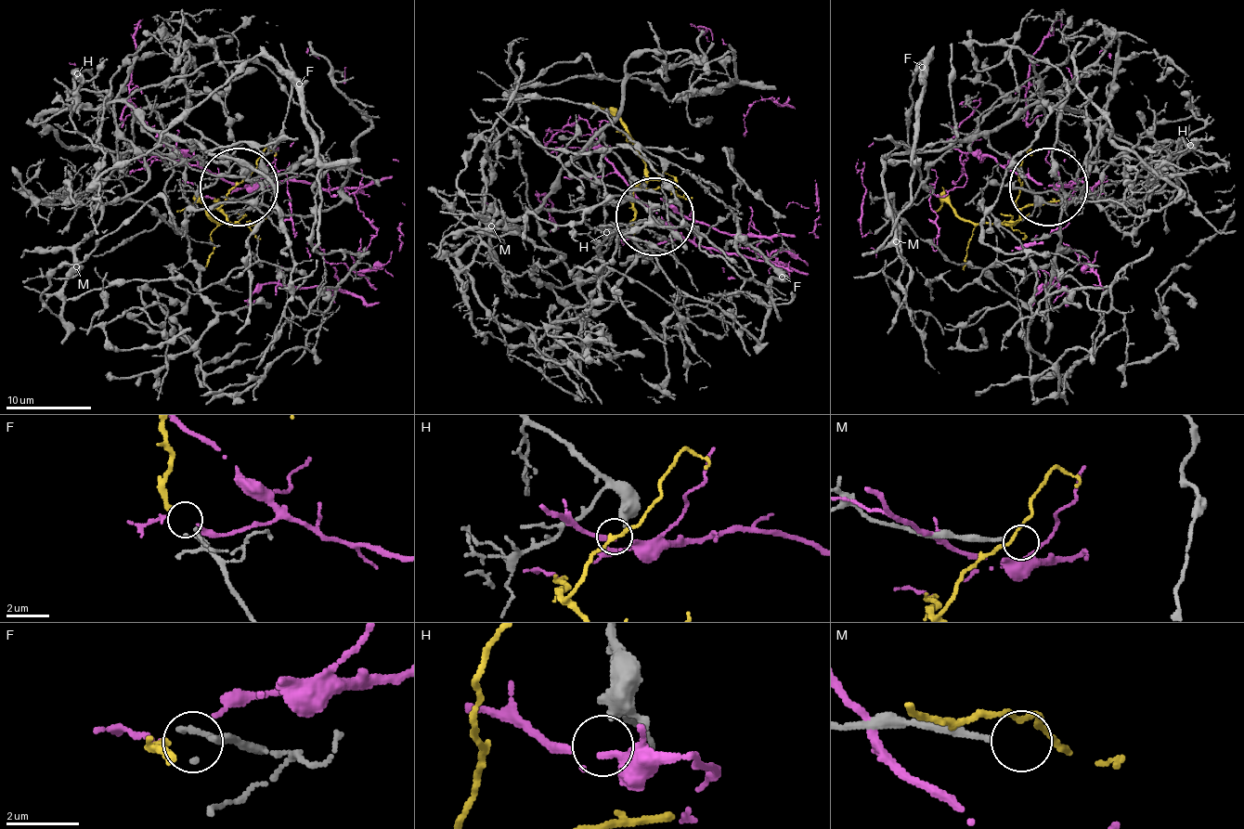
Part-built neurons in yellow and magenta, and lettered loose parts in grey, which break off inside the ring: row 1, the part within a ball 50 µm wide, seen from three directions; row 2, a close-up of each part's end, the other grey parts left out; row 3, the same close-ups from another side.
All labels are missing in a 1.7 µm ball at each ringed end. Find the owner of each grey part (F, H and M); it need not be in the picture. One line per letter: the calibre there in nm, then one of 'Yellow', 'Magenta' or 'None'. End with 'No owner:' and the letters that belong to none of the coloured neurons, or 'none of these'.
F: Thickness 160 nm. Yellow
H: Thickness 360 nm. None
M: Thickness 170 nm. None
No owner: H, M

